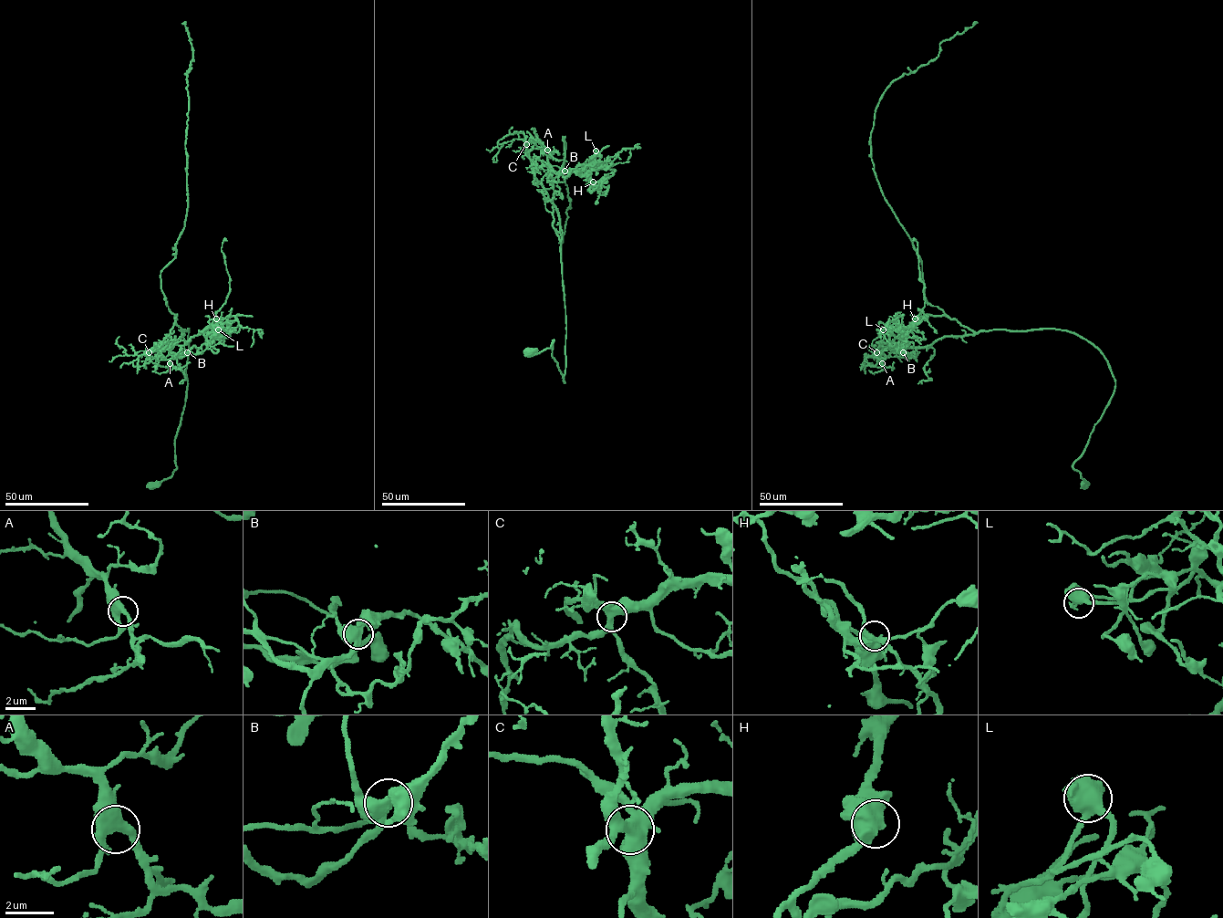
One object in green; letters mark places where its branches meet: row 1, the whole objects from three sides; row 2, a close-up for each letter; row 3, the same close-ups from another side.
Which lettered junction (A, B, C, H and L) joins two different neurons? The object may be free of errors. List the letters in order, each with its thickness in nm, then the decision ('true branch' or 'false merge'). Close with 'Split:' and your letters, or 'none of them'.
A: calibre 420 nm; true branch
B: calibre 460 nm; false merge
C: calibre 480 nm; true branch
H: calibre 480 nm; true branch
L: calibre 480 nm; true branch
Split: B

